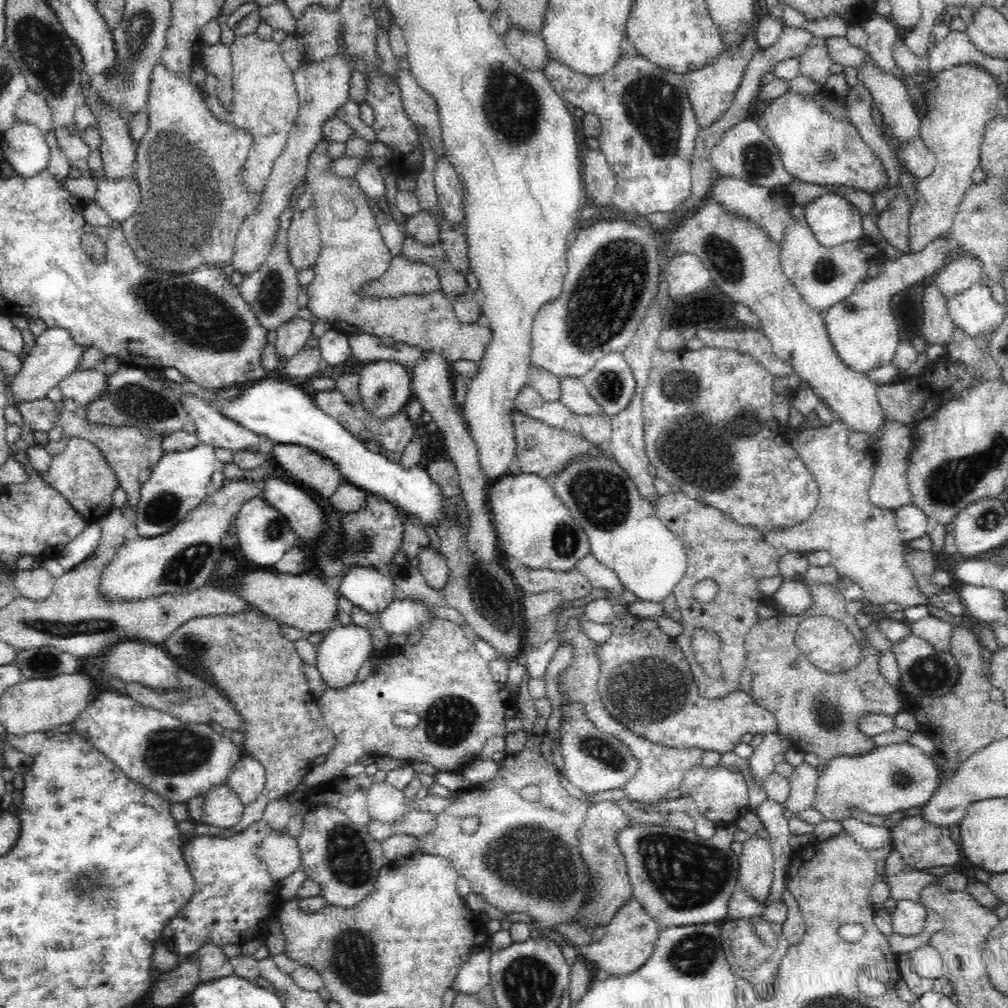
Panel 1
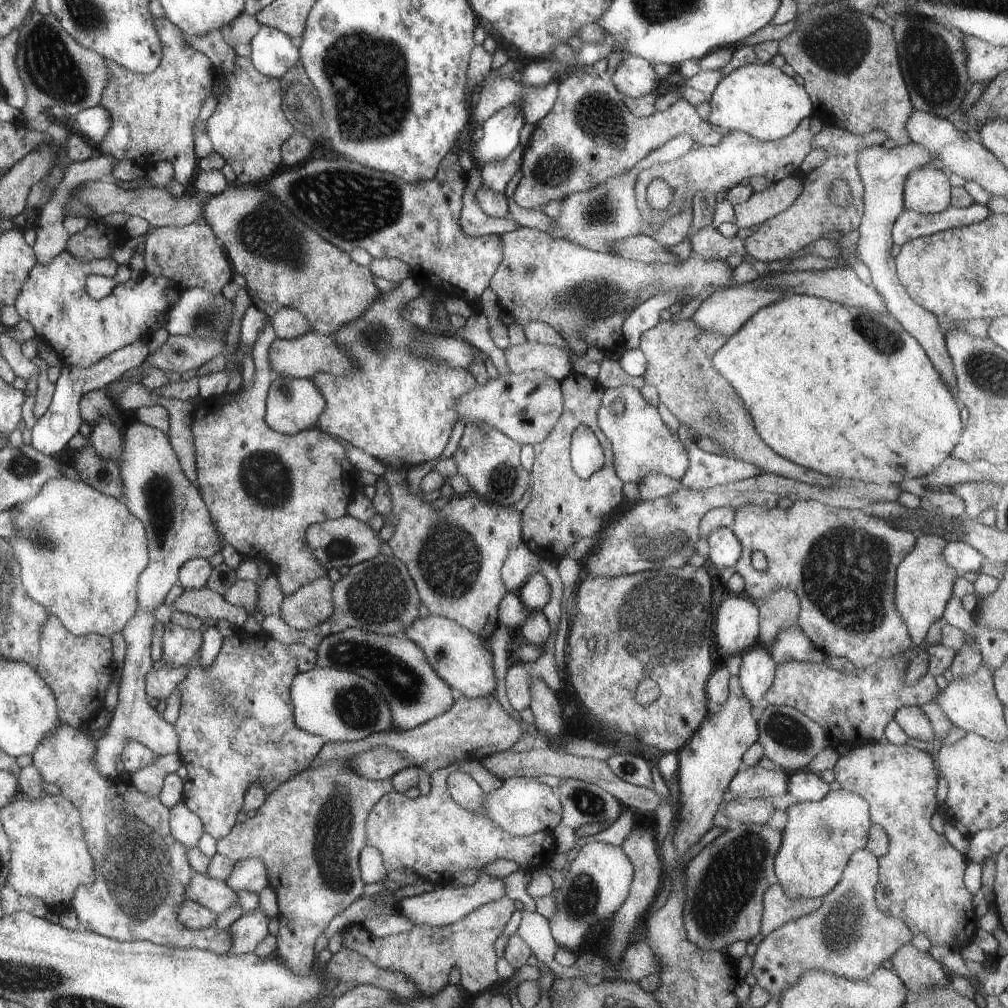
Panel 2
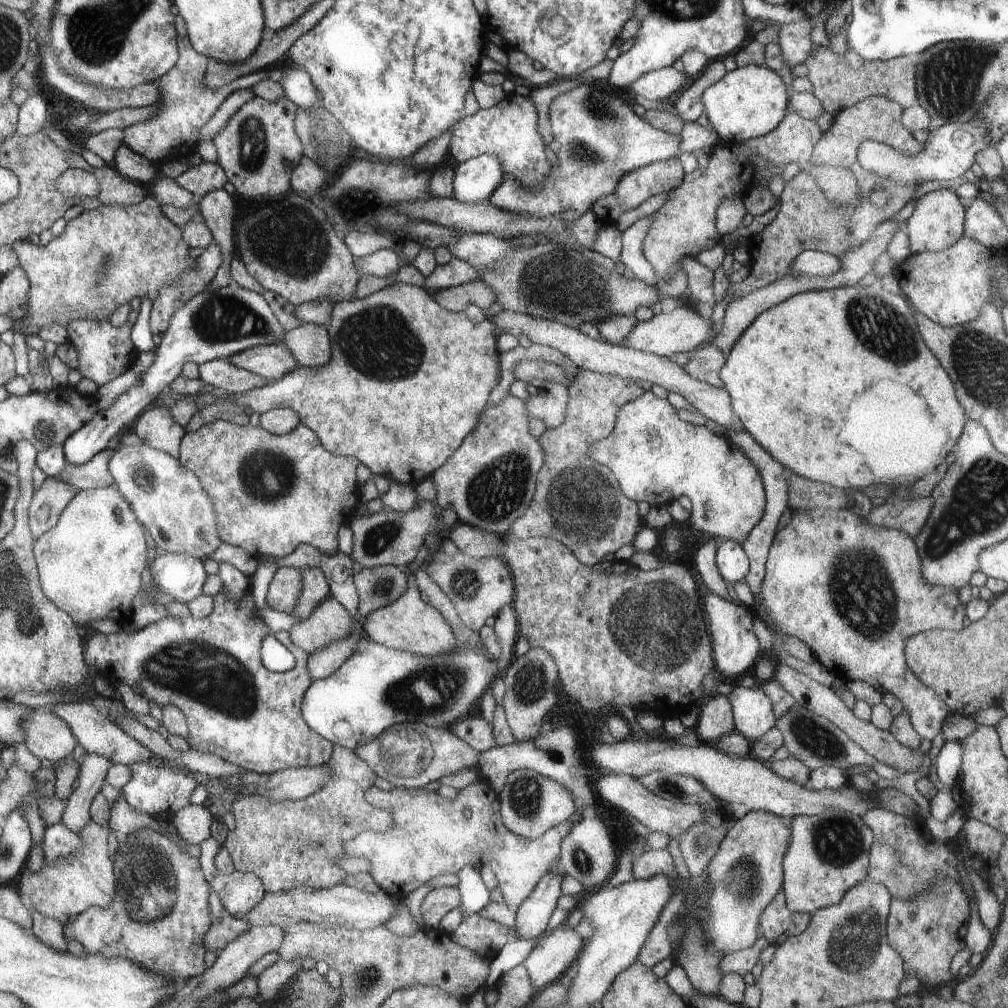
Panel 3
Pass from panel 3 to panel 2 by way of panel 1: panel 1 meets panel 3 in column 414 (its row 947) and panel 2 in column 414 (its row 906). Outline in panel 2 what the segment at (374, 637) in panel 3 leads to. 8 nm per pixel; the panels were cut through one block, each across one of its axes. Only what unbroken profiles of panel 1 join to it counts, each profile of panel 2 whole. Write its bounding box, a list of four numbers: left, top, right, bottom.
[403,616,497,698]

